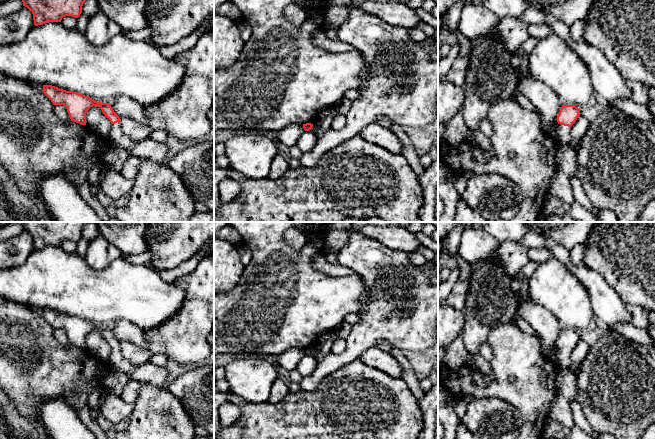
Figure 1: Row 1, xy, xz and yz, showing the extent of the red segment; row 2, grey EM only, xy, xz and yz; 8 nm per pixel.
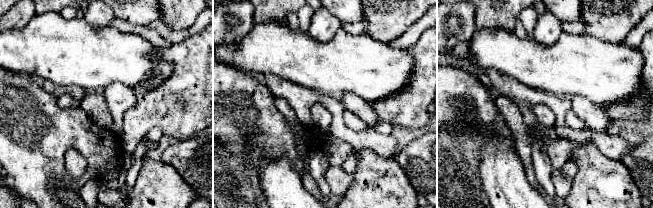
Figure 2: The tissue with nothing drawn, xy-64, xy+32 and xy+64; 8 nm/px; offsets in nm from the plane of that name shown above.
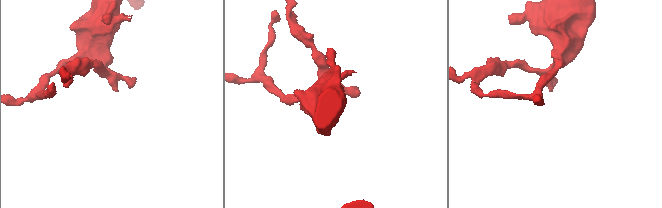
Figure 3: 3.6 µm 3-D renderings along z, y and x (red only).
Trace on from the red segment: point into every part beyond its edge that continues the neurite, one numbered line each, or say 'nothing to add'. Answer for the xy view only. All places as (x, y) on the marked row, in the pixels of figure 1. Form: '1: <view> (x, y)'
1: xy (158, 152)

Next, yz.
1: yz (562, 136)

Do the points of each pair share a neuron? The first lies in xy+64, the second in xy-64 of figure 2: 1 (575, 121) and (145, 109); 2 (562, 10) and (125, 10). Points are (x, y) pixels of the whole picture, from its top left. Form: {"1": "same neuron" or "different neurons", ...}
{"1": "same neuron", "2": "same neuron"}

